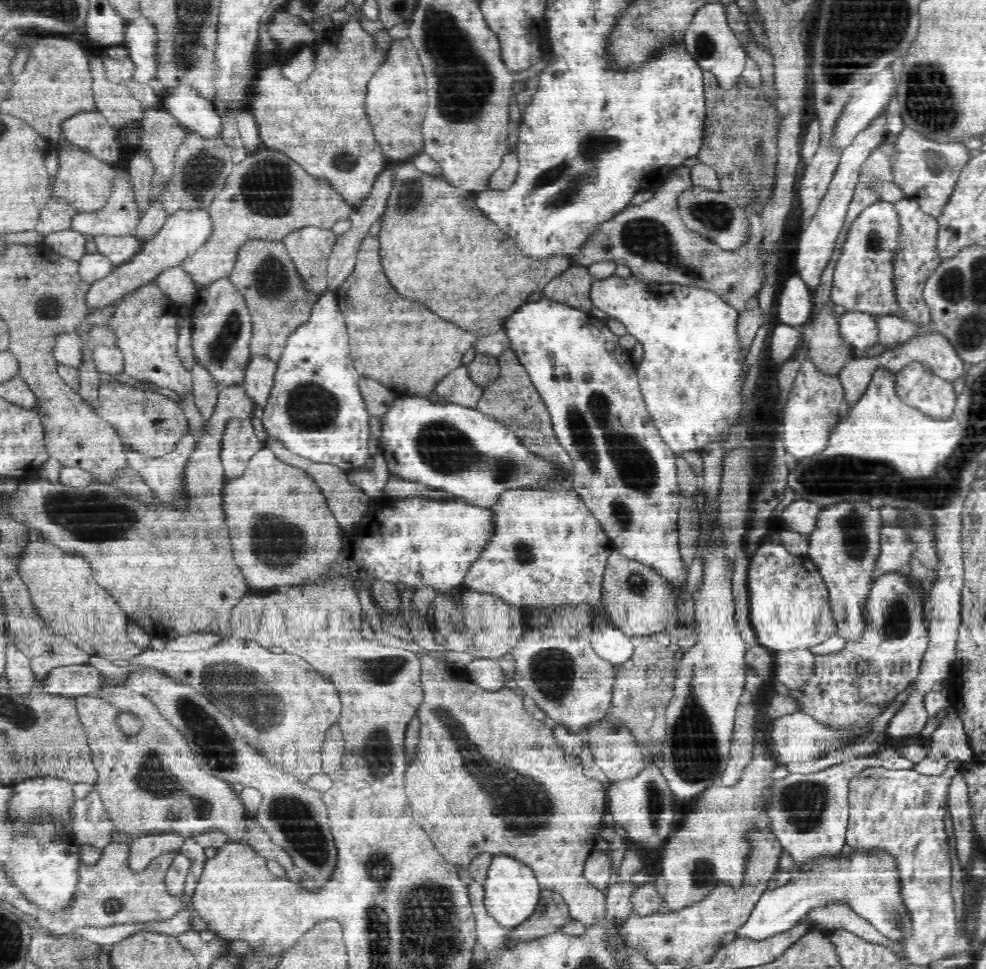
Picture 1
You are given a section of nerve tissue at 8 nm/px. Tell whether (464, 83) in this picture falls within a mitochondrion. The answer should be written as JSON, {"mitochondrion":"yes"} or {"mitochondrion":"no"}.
{"mitochondrion":"yes"}

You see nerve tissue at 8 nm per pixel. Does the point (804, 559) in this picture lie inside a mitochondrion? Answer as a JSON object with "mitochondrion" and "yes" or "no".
{"mitochondrion":"no"}

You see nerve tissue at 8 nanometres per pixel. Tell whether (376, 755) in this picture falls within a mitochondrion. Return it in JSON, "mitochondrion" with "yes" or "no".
{"mitochondrion":"yes"}

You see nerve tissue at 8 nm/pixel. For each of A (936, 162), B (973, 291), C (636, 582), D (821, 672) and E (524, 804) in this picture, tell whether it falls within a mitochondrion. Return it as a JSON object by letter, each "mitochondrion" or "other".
{"A":"mitochondrion","B":"mitochondrion","C":"mitochondrion","D":"other","E":"mitochondrion"}

